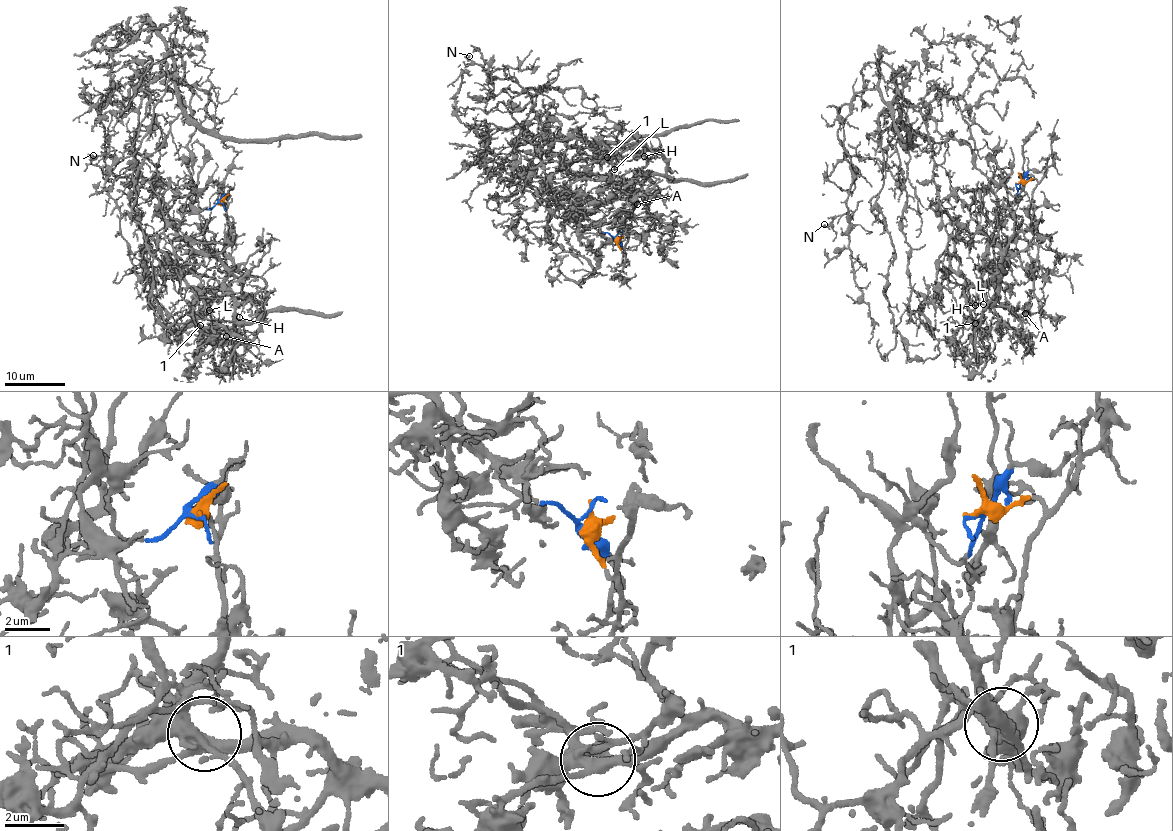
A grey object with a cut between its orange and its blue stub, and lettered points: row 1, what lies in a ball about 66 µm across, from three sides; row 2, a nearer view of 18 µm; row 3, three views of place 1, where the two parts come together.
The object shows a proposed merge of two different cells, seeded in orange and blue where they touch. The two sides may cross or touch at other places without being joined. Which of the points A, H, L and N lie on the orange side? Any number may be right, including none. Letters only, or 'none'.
A, H, L

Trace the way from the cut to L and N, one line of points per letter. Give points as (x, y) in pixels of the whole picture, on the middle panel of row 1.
L: (616, 235), (623, 253), (639, 168), (667, 164), (625, 149), (603, 156), (615, 169)
N: (615, 235), (579, 203), (517, 185), (544, 142), (537, 90), (470, 56)

